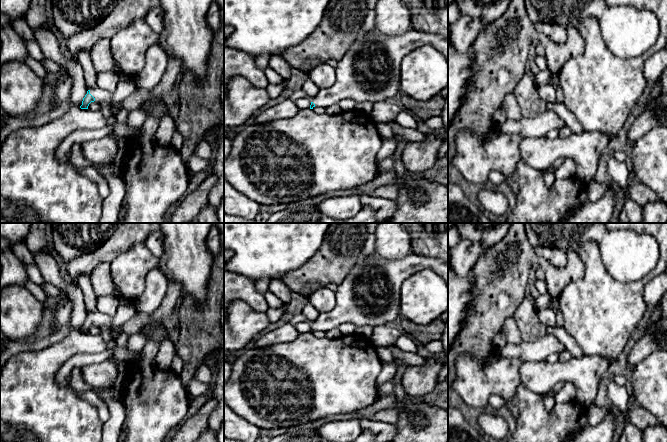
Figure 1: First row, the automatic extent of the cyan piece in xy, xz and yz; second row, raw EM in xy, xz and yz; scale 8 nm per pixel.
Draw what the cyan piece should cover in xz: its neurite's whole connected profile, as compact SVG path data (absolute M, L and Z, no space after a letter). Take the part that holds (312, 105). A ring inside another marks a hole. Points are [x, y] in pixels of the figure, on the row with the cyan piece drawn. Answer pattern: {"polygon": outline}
{"polygon": "M374 28L371 32L361 30L349 50L338 61L335 83L321 89L311 102L310 109L315 106L325 108L348 98L356 102L377 103L388 101L400 93L400 64L402 59L420 46L429 44L440 51L448 61L448 39L437 34L418 31L410 28L400 35L386 35Z"}

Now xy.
{"polygon": "M98 86L94 87L91 90L87 91L87 94L83 98L81 109L88 109L88 106L91 102L101 102L108 101L112 96L112 93L105 91Z"}

